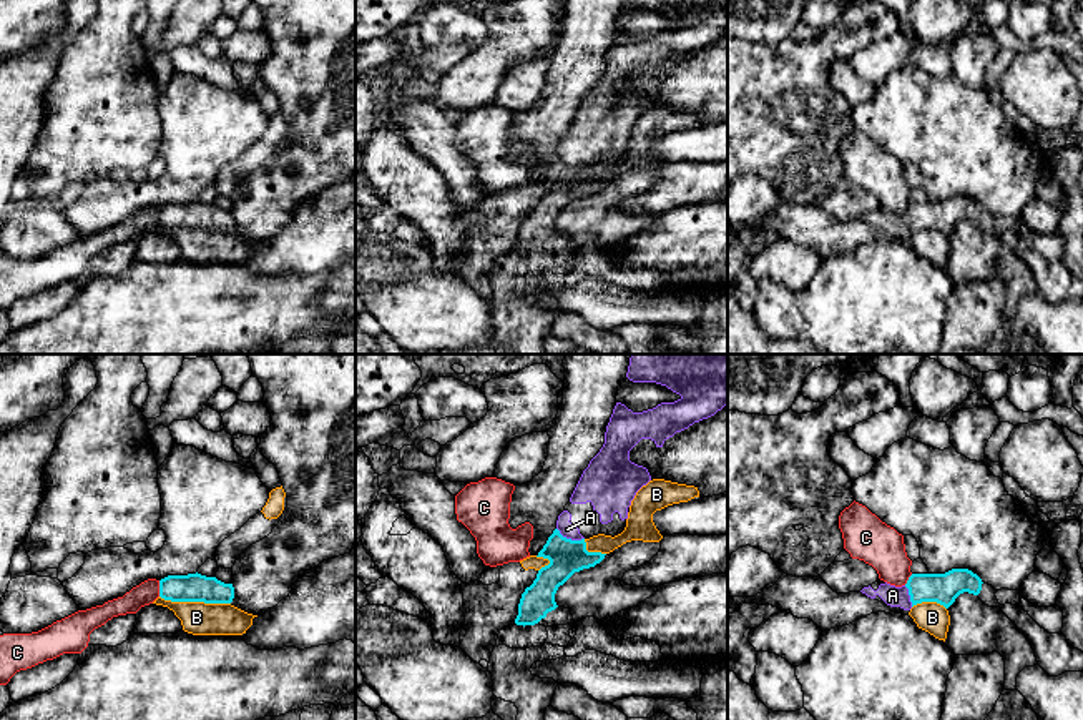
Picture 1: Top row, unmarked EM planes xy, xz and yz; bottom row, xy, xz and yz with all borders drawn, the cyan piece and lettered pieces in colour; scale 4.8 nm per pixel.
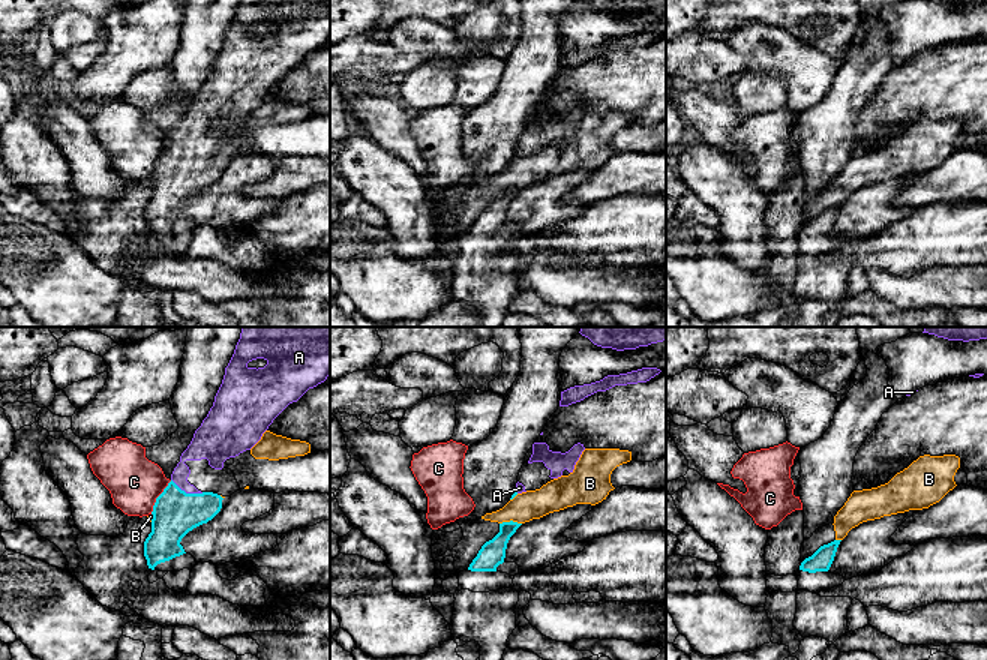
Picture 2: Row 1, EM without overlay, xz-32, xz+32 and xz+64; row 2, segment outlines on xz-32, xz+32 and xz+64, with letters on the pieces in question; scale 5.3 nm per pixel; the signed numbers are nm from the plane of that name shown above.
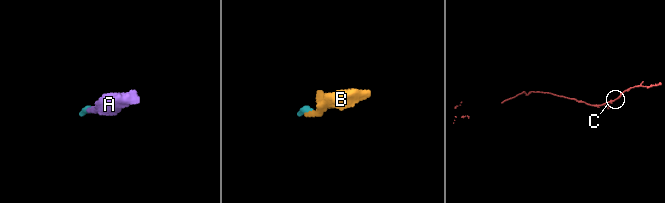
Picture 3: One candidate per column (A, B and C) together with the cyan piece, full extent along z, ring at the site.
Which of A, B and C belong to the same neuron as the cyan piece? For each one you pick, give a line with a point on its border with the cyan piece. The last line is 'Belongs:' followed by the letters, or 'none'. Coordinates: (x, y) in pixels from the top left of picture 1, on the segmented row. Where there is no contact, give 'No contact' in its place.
A: Touches cyan at xz (570, 539)
Belongs: A

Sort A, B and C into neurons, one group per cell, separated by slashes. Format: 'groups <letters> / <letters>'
groups A / B / C

